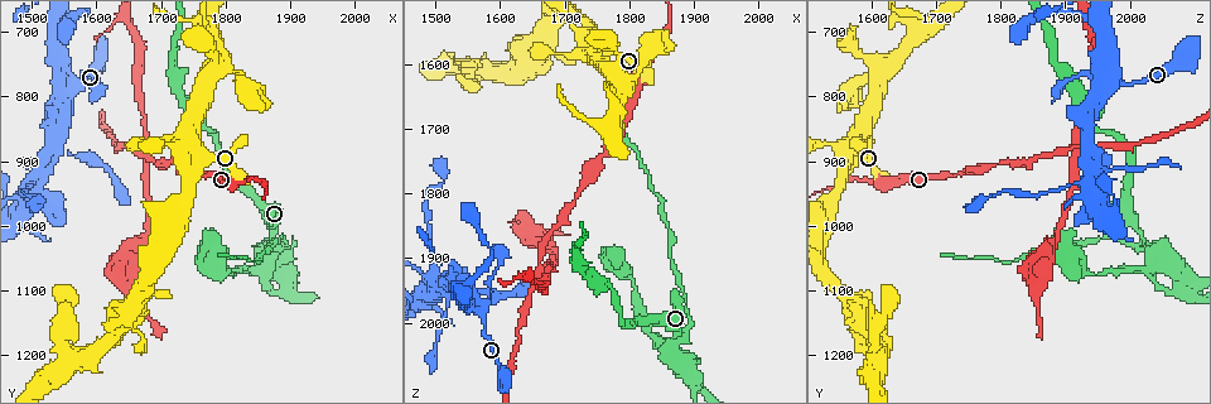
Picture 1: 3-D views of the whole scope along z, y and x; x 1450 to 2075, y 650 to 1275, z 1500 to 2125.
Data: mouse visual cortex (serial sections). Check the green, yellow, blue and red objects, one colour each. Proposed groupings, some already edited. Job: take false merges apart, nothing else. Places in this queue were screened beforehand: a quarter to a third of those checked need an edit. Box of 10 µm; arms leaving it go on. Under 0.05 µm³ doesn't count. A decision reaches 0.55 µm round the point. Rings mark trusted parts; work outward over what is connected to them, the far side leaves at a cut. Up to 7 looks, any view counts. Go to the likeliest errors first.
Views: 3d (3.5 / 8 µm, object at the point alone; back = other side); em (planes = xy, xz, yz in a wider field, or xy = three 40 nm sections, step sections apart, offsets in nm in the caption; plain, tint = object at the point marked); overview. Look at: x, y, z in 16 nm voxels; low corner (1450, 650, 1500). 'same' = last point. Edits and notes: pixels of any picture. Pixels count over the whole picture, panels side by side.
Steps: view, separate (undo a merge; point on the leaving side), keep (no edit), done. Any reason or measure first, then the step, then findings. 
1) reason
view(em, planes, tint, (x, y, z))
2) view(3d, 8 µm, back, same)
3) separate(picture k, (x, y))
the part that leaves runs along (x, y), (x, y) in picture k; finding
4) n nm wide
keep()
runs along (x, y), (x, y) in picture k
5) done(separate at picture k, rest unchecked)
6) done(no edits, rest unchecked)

four-way junction
view(3d, 3.5 µm, (1675, 880, 1920))

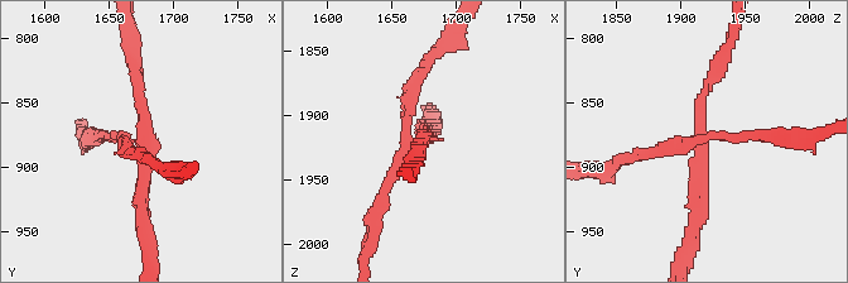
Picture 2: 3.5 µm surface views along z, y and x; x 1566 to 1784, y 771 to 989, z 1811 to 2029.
4 arms; arms of 100, 150, 150, 200 nm
view(em, planes, plain, (1674, 878, 1920))

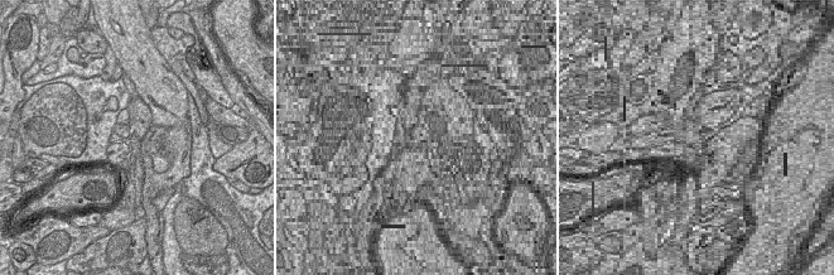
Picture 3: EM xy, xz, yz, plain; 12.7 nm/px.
with the object marked
view(em, planes, tint, same)

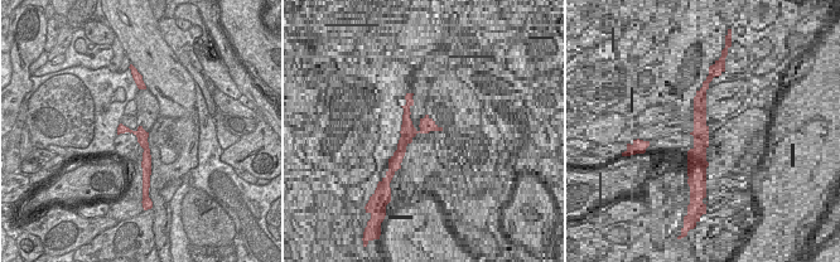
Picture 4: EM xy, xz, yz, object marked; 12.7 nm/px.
separate(picture 2, (138, 97))
the part that leaves runs along (702, 148), (702, 202), (685, 260) in picture 2; two cells meet here

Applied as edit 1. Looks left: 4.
view(overview)

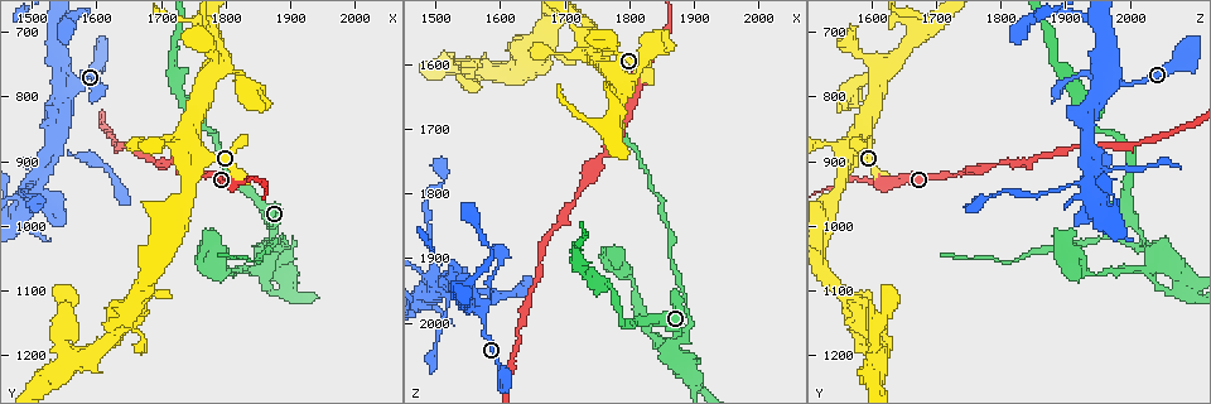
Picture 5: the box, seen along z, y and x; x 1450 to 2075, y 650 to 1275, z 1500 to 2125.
calibre changes
view(3d, 3.5 µm, (1495, 940, 1890))

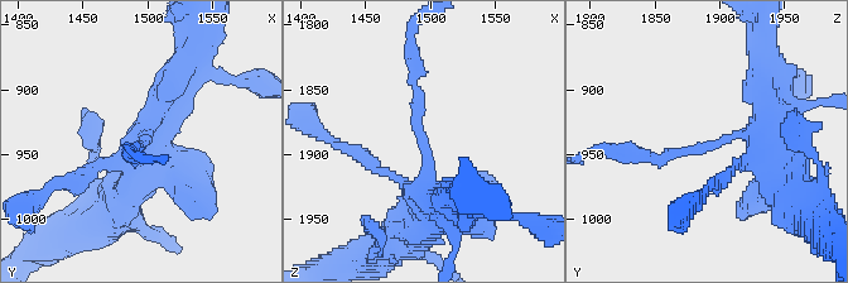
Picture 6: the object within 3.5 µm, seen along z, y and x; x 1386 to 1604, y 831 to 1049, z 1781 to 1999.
arms of 150, 350 nm; need the tissue
view(em, planes, tint, (1492, 942, 1890))

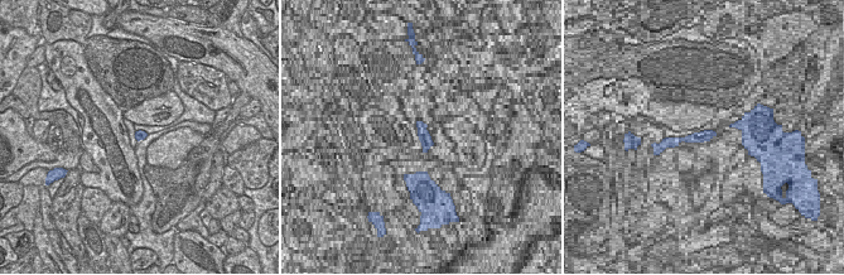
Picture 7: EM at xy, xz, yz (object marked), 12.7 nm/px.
view(em, xy, step 3, tint, same)

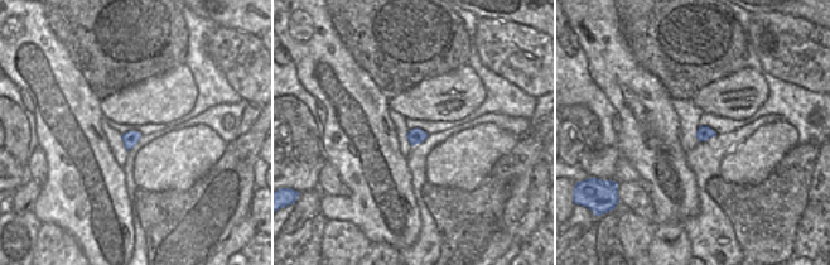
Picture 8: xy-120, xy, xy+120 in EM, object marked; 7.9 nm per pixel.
separate(picture 6, (415, 106))
the part that leaves runs along (425, 145), (414, 123), (410, 42) in picture 6; two cells meet here

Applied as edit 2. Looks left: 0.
done(separate at picture 2, separate at picture 6, rest unchecked)

